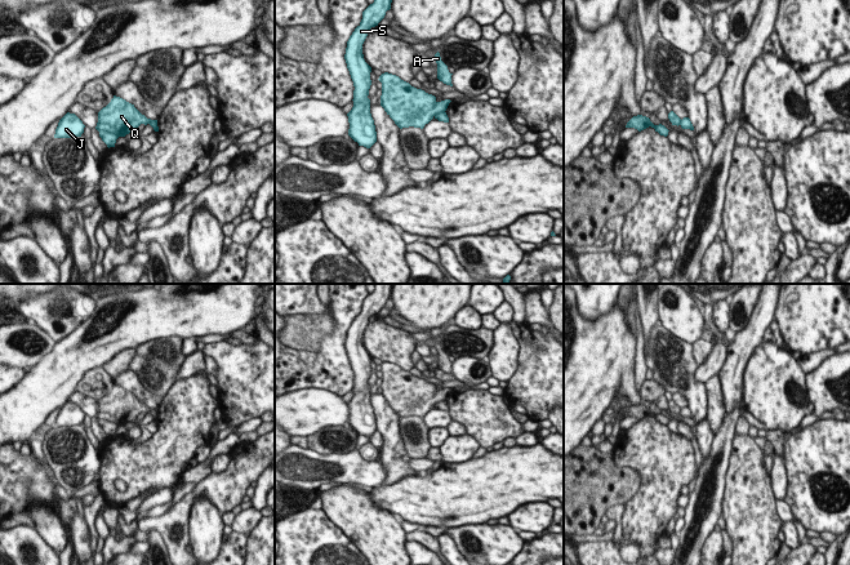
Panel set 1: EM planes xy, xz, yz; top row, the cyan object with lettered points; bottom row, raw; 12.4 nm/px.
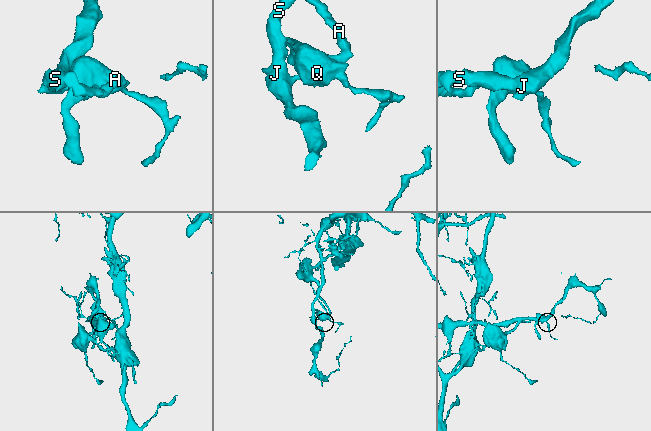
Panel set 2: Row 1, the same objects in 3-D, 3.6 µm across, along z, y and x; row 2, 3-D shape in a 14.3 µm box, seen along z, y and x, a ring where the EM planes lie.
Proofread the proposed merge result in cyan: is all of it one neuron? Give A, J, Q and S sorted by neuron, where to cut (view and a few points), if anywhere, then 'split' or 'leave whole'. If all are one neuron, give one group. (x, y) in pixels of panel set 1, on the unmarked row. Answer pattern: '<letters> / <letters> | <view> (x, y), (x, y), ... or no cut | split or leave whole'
A Q / J S | xy (99, 421), (111, 421), (118, 426) | split

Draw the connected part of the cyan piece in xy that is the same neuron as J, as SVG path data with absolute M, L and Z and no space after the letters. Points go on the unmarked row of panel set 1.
M67 401L58 411L55 418L54 427L74 427L81 426L84 422L85 414L83 410L75 404Z

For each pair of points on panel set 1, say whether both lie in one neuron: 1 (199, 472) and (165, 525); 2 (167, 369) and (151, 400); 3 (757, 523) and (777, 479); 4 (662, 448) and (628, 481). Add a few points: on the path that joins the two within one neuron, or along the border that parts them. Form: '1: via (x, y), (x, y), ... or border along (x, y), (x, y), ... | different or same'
1: border along (212, 471), (196, 484) | different
2: border along (133, 372), (148, 391), (161, 397) | different
3: border along (770, 480), (774, 499) | different
4: border along (613, 458), (639, 472), (640, 490), (630, 501) | different

